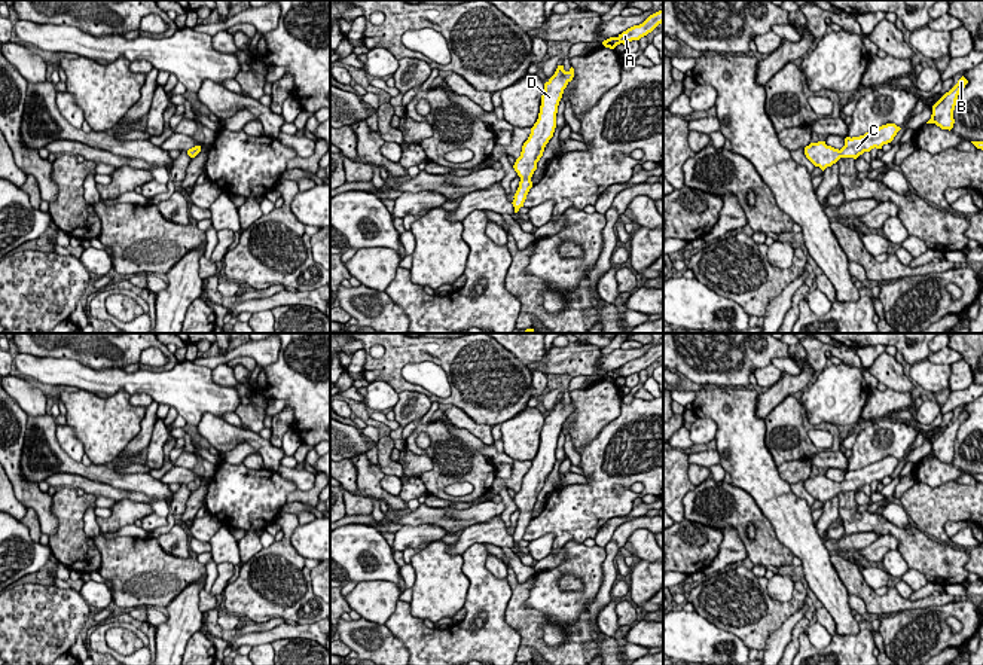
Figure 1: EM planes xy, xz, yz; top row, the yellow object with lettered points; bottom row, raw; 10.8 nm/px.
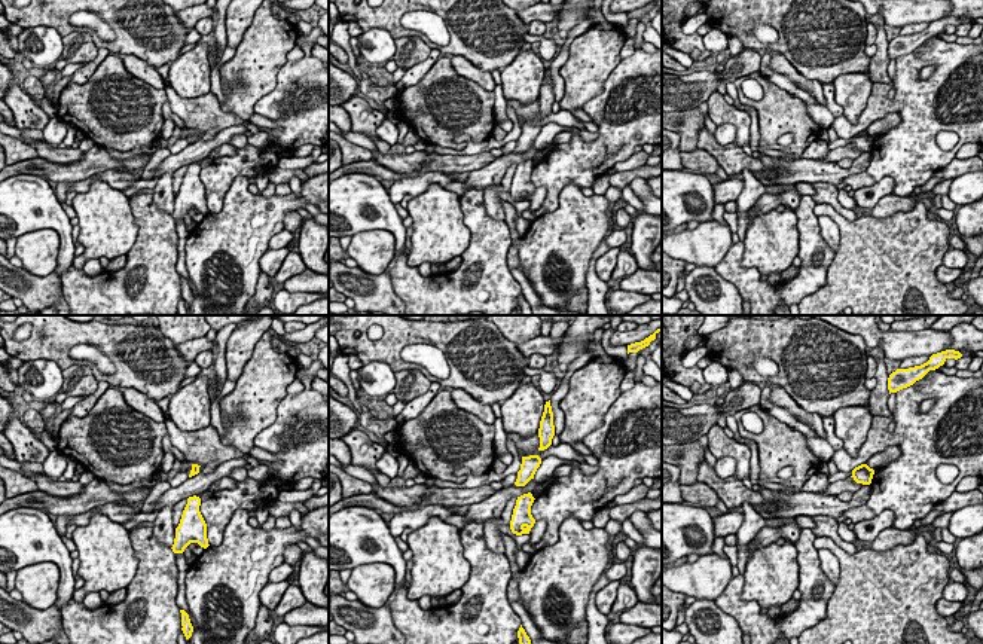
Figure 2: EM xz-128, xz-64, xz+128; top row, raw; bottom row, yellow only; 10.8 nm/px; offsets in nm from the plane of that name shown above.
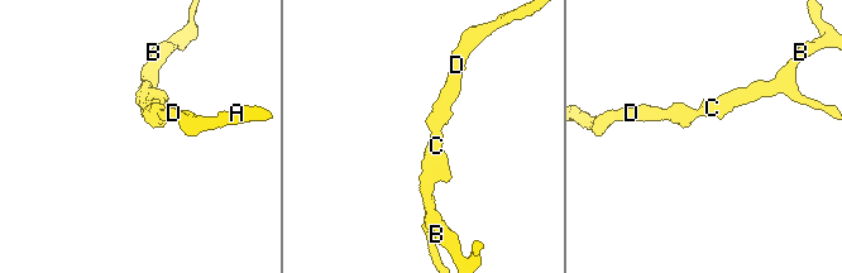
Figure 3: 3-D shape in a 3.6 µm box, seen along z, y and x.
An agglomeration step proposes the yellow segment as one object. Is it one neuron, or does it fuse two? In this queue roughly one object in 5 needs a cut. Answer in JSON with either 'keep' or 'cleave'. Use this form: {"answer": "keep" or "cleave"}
{"answer": "keep"}

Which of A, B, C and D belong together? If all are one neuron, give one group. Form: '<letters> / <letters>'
A B C D

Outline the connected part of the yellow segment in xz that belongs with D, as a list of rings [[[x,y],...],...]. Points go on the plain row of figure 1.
[[[558,399],[555,408],[544,417],[538,452],[531,461],[528,473],[522,479],[520,489],[513,498],[515,504],[520,510],[519,521],[512,536],[515,540],[515,546],[518,546],[520,540],[523,540],[526,528],[532,521],[531,510],[537,503],[537,495],[543,489],[546,478],[553,470],[556,461],[558,439],[562,431],[564,423],[573,414],[573,411],[573,400],[565,405],[564,399]]]

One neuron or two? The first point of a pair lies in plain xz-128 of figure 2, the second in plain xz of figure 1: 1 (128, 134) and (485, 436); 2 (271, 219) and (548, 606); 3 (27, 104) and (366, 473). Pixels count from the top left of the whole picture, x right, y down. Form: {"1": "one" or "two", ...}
{"1": "two", "2": "one", "3": "one"}

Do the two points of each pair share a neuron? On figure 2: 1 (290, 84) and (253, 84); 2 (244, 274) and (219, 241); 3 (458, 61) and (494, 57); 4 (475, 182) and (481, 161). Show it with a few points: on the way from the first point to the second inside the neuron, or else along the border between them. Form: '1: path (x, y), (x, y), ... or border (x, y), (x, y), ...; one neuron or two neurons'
1: border (287, 61), (255, 110); two neurons
2: path (241, 266), (225, 249); one neuron
3: border (455, 55), (466, 57), (490, 73); two neurons
4: border (497, 158), (470, 173); two neurons

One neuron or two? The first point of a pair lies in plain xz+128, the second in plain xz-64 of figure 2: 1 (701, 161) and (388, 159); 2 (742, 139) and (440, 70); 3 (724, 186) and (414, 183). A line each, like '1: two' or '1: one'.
1: two
2: two
3: one

